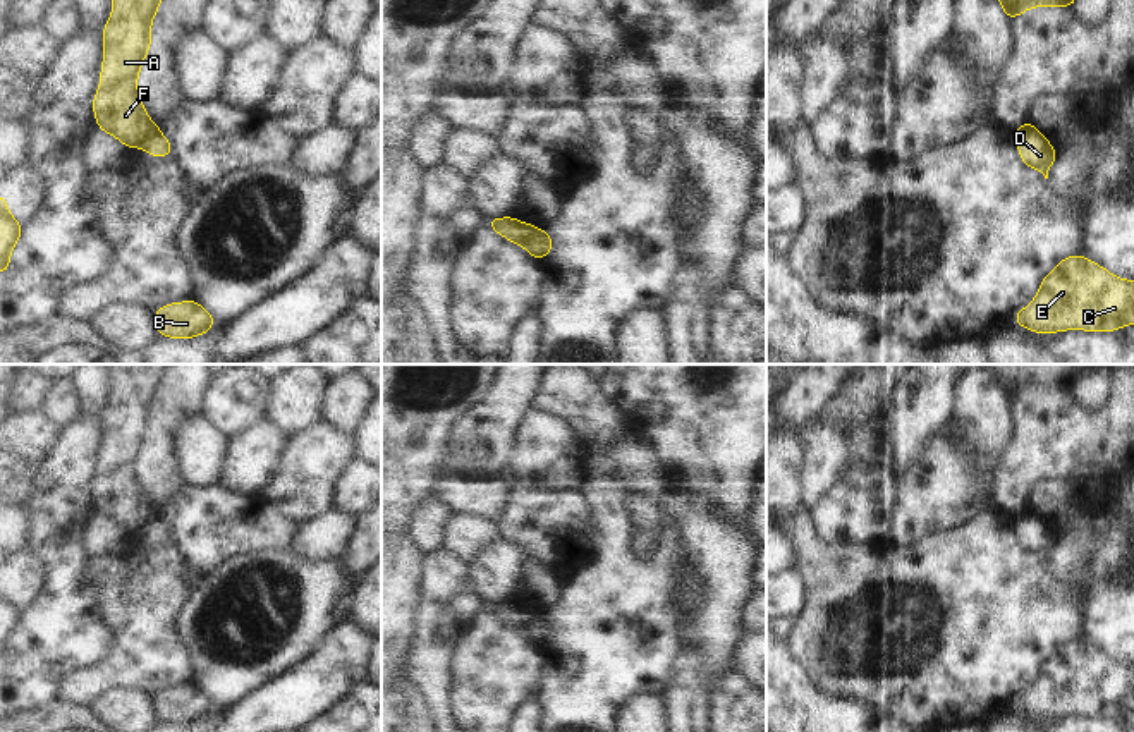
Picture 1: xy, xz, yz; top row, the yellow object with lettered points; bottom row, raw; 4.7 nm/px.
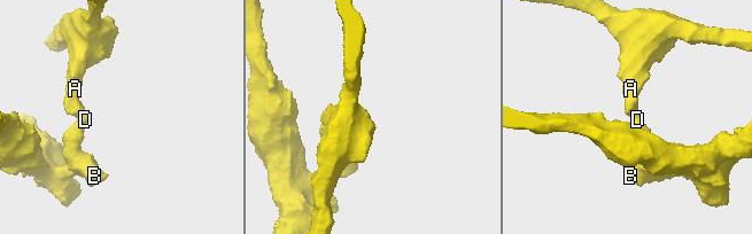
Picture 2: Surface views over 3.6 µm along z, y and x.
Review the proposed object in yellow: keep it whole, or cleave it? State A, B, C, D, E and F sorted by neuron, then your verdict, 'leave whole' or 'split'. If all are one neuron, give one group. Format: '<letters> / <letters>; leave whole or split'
A F / B C D E; split

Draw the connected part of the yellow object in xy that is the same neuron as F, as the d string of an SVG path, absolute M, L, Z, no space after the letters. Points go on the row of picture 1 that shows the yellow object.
M112 0L103 27L103 65L93 100L96 127L115 136L129 149L162 134L137 96L137 72L151 46L151 19L162 0Z

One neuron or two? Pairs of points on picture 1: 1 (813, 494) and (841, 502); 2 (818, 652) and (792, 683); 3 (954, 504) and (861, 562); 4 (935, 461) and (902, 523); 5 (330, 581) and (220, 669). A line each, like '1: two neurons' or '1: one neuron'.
1: two neurons
2: two neurons
3: two neurons
4: one neuron
5: one neuron

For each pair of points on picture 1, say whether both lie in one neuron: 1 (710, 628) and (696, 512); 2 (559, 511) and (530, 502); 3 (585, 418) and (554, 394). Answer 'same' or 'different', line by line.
1: same
2: same
3: same

